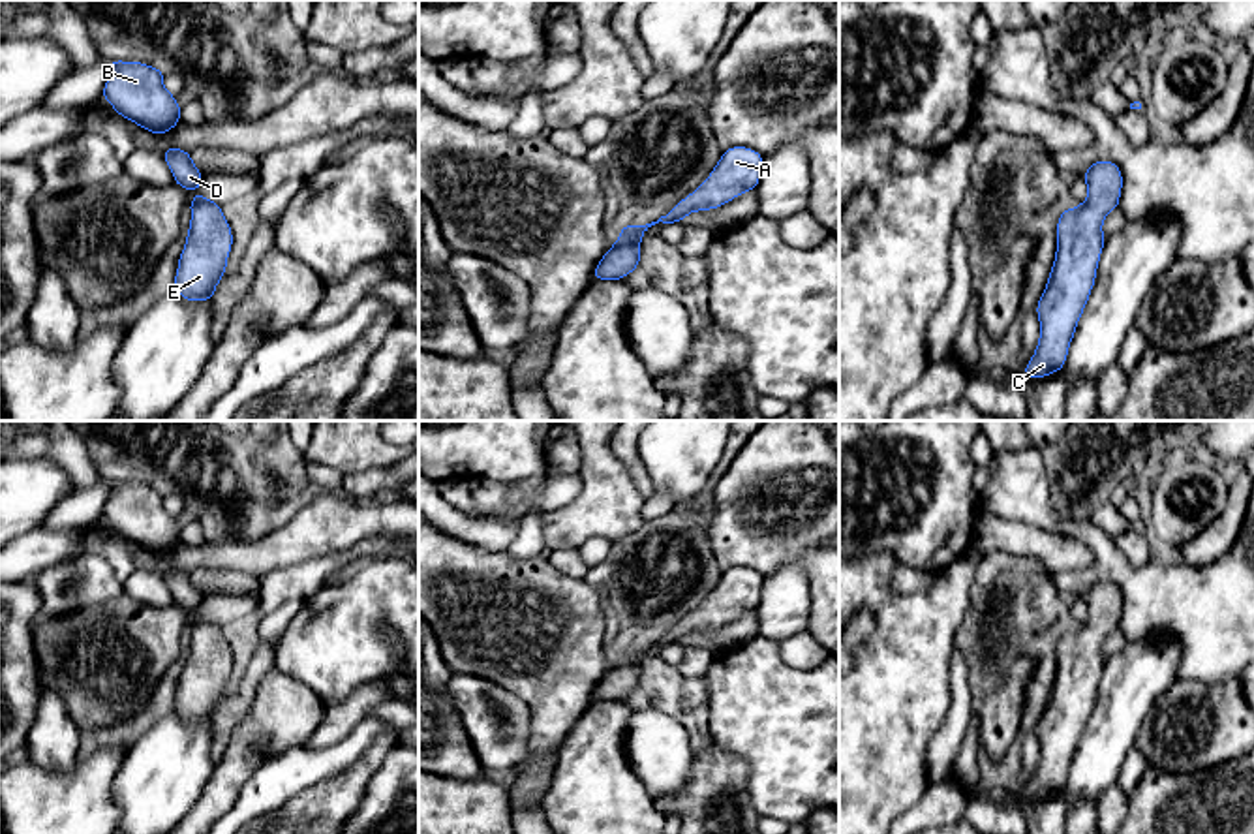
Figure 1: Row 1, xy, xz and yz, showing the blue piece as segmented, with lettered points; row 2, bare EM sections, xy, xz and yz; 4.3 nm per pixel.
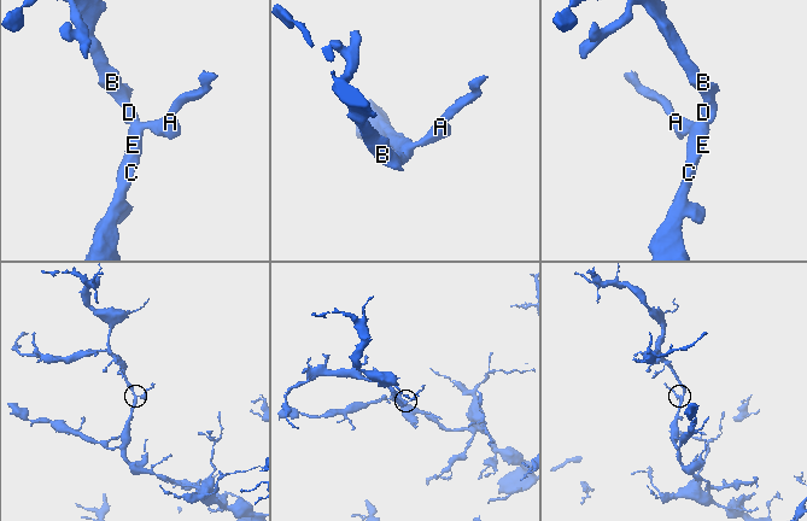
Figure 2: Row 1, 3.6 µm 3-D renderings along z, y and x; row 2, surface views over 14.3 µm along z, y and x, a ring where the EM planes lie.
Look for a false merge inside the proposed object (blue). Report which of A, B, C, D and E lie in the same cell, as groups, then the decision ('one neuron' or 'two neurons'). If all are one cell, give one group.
A B C D E | one neuron

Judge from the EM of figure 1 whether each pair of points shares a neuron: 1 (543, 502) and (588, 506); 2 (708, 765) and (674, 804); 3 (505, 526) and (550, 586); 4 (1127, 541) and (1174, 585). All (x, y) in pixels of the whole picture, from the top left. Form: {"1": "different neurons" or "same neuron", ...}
{"1": "different neurons", "2": "same neuron", "3": "different neurons", "4": "different neurons"}

